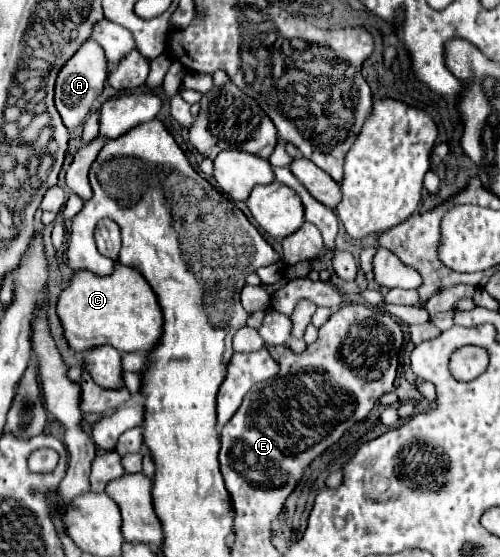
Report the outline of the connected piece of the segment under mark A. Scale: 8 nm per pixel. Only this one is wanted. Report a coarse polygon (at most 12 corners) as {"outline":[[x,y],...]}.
{"outline":[[87,40],[61,68],[55,106],[69,130],[87,118],[107,78],[105,52]]}

